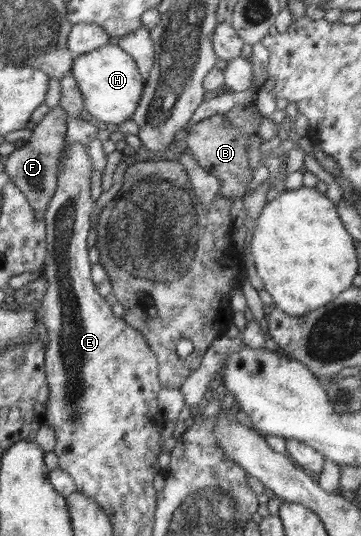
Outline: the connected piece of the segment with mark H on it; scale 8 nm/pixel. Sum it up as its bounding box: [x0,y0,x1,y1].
[71,44,145,125]

